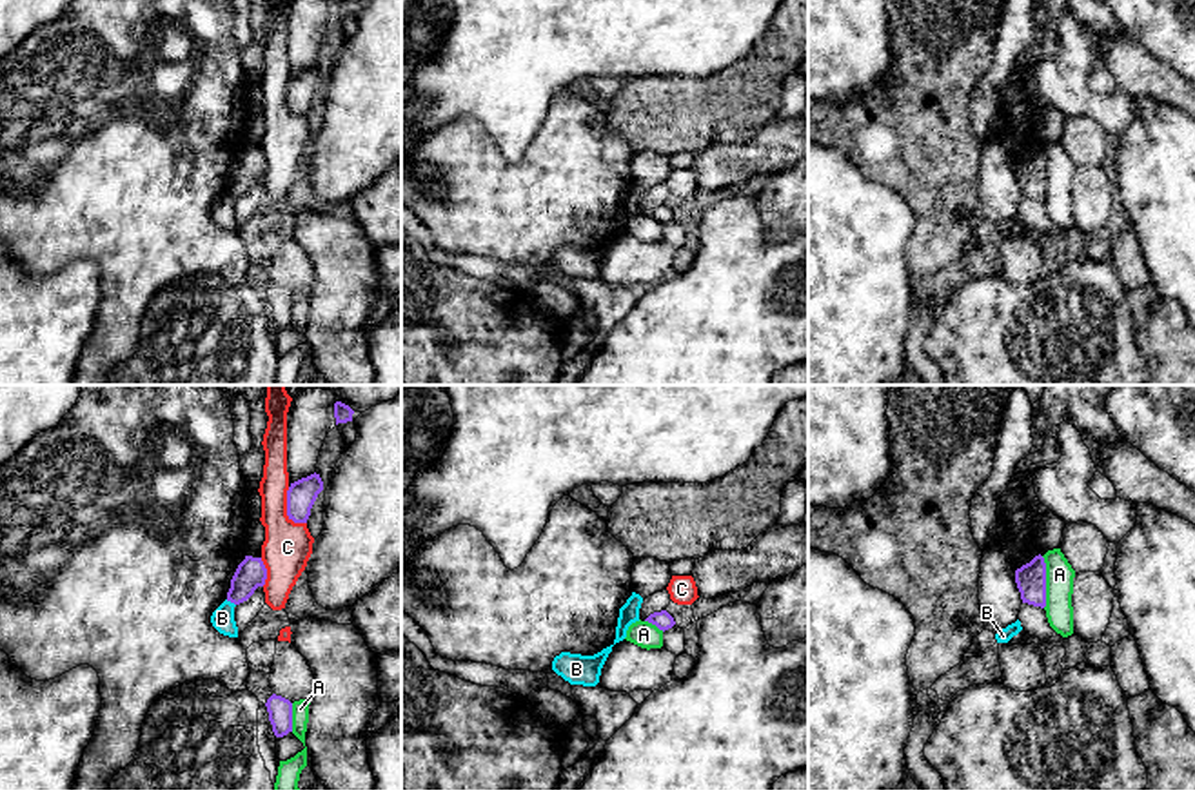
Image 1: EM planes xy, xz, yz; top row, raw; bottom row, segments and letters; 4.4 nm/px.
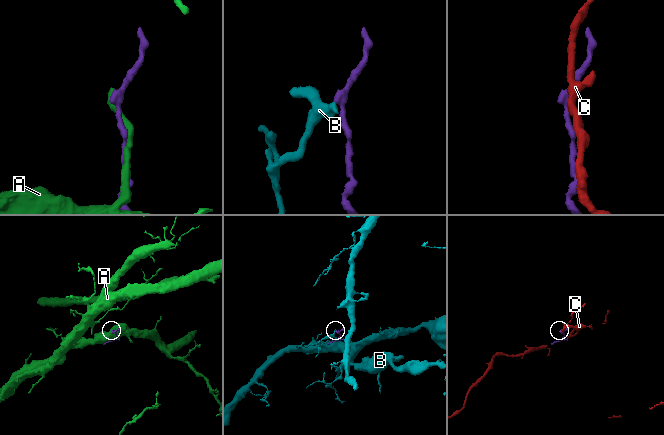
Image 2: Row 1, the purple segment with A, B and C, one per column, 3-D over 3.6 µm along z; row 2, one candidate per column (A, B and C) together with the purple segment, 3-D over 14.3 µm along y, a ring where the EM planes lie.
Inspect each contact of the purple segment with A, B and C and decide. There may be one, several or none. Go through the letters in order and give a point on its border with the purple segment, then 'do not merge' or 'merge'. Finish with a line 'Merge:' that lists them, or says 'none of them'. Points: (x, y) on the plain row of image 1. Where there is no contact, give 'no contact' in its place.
A: contact yz (1045, 175); do not merge
B: contact xy (231, 195); do not merge
C: contact xy (287, 104); do not merge
Merge: none of them

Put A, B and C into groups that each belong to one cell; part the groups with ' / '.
A / B / C

